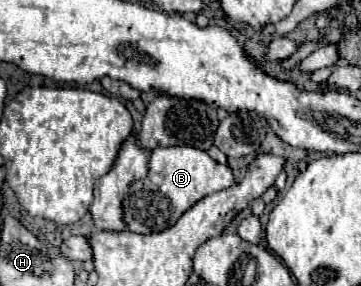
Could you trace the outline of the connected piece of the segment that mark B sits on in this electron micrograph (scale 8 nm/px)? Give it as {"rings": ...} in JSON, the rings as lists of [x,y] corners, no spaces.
{"rings":[[[157,147],[151,151],[149,157],[149,173],[145,179],[135,181],[127,193],[127,197],[123,199],[123,221],[127,225],[127,231],[133,233],[159,233],[169,229],[171,225],[177,223],[177,219],[191,209],[197,201],[201,201],[203,197],[217,193],[221,189],[227,189],[235,183],[233,173],[227,165],[217,163],[215,159],[211,159],[207,155],[207,151],[203,149],[195,149],[195,147]]]}

